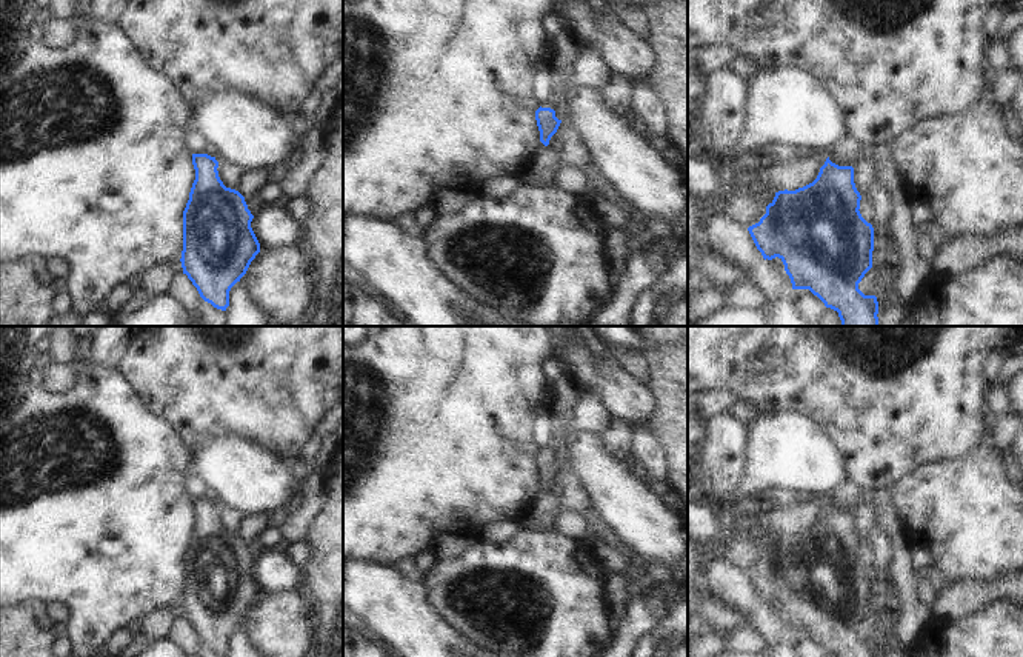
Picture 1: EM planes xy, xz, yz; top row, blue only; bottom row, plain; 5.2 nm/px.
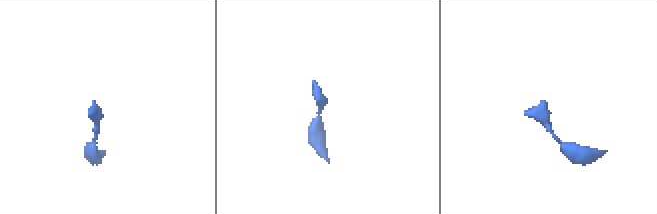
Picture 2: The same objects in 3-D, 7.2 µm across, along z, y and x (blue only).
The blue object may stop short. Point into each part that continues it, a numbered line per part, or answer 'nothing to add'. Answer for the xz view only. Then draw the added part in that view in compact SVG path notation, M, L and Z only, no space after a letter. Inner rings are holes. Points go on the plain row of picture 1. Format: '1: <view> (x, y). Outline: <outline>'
nothing to add.

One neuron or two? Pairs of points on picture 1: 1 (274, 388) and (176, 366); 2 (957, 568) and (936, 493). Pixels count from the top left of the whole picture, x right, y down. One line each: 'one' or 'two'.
1: one
2: one

